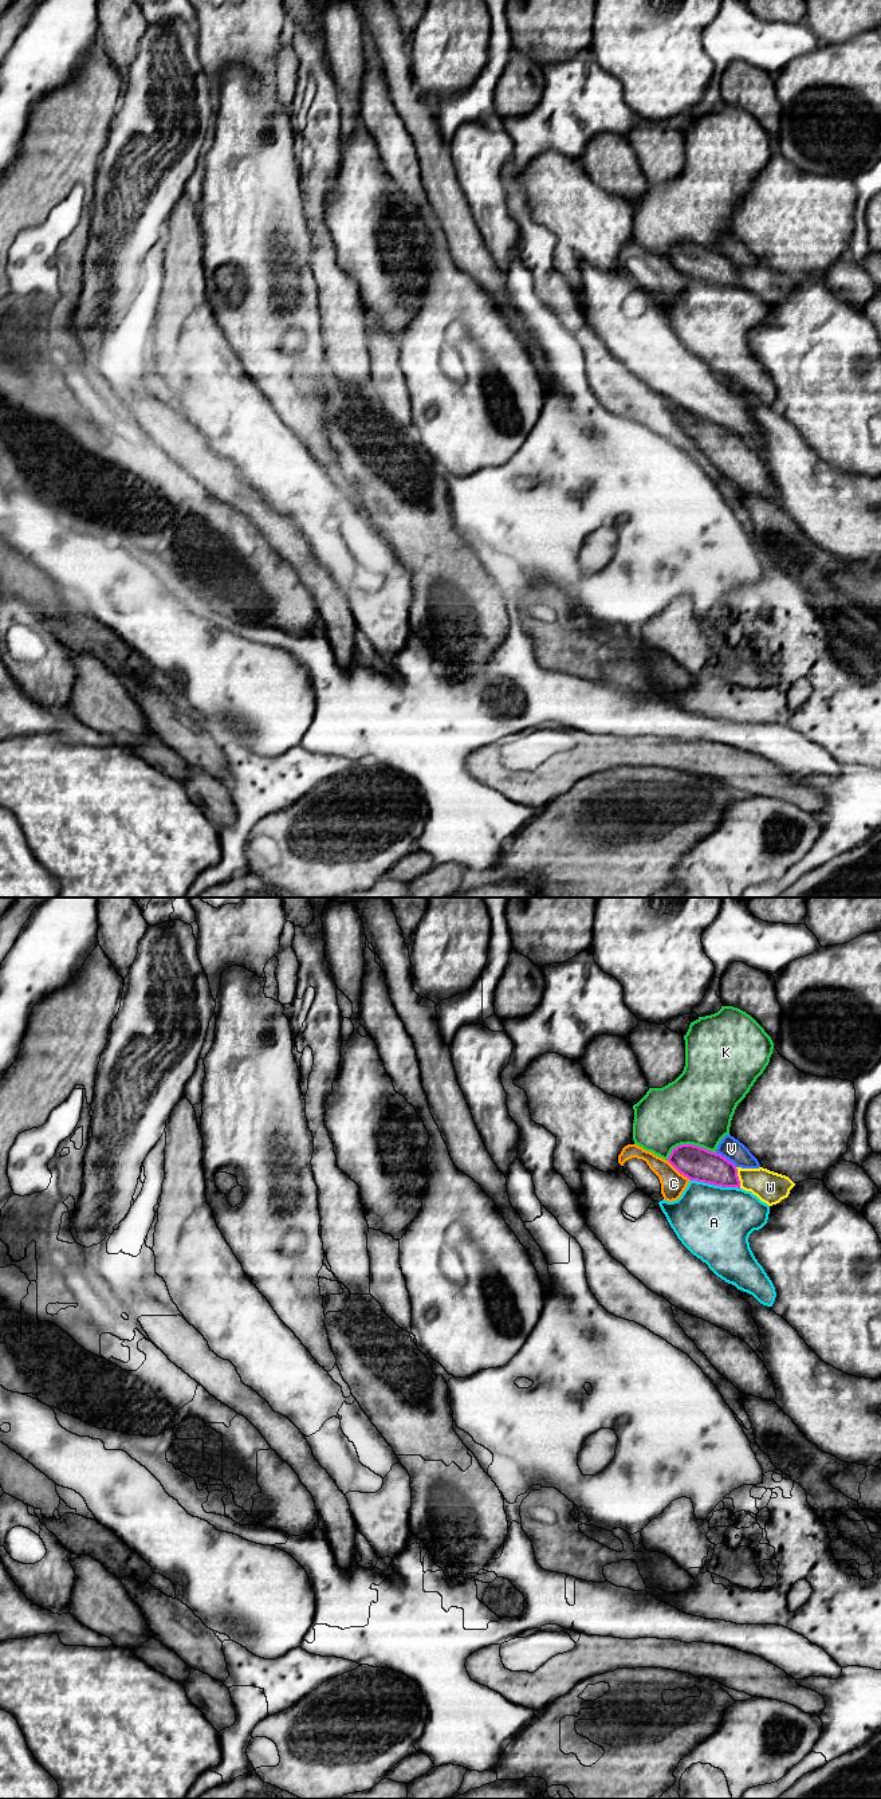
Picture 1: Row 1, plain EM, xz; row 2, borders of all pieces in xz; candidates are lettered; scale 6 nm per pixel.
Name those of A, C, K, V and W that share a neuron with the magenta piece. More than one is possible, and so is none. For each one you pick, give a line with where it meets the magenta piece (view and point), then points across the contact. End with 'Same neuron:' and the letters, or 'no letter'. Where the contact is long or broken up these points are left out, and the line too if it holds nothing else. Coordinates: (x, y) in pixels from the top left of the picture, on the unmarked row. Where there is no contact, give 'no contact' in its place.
Same neuron: no letter

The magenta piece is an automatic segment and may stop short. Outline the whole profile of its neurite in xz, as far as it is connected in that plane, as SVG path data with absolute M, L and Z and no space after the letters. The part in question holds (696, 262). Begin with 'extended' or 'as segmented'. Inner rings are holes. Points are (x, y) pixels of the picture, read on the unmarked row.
as segmented; M693 243L672 248L668 260L691 279L740 287L736 264L720 252Z

